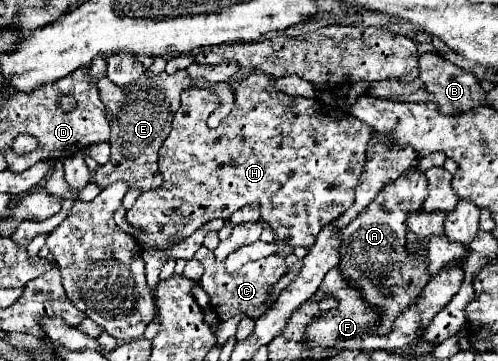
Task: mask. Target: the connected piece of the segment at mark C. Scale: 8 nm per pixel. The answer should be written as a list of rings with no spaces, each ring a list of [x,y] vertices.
[[[269,256],[269,258],[255,260],[255,262],[247,262],[235,272],[227,272],[227,268],[221,262],[215,262],[213,258],[211,262],[203,264],[203,268],[205,272],[199,282],[205,288],[205,292],[211,296],[211,306],[215,308],[221,320],[227,320],[239,312],[247,314],[253,320],[263,316],[265,306],[269,304],[269,288],[273,288],[289,270],[287,262],[281,256]]]

